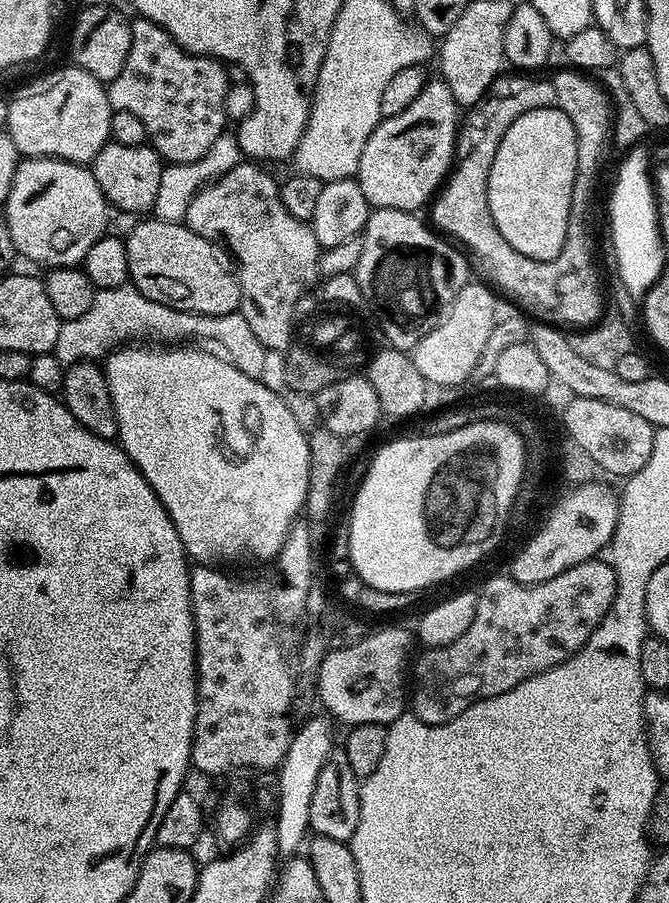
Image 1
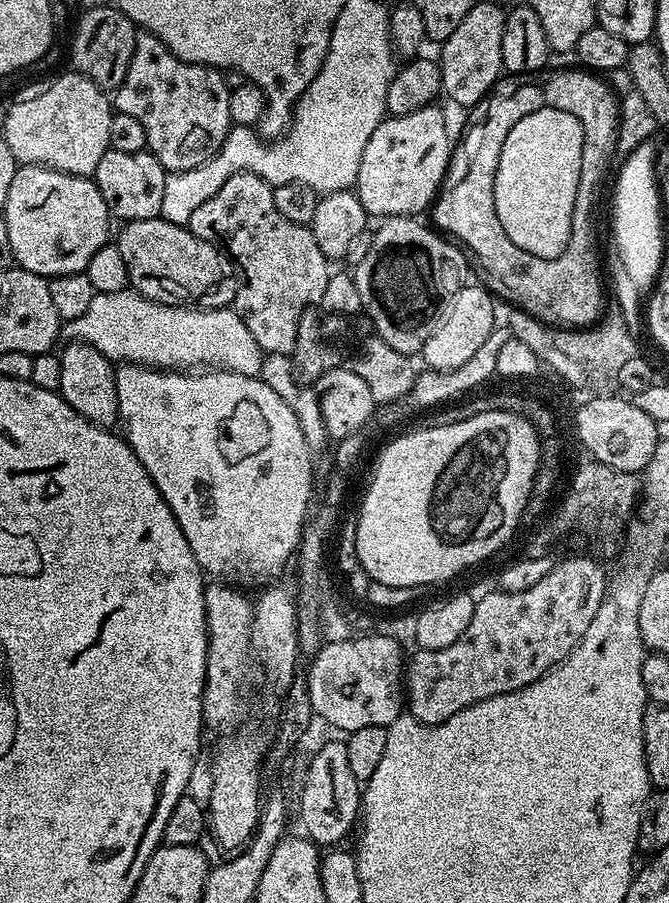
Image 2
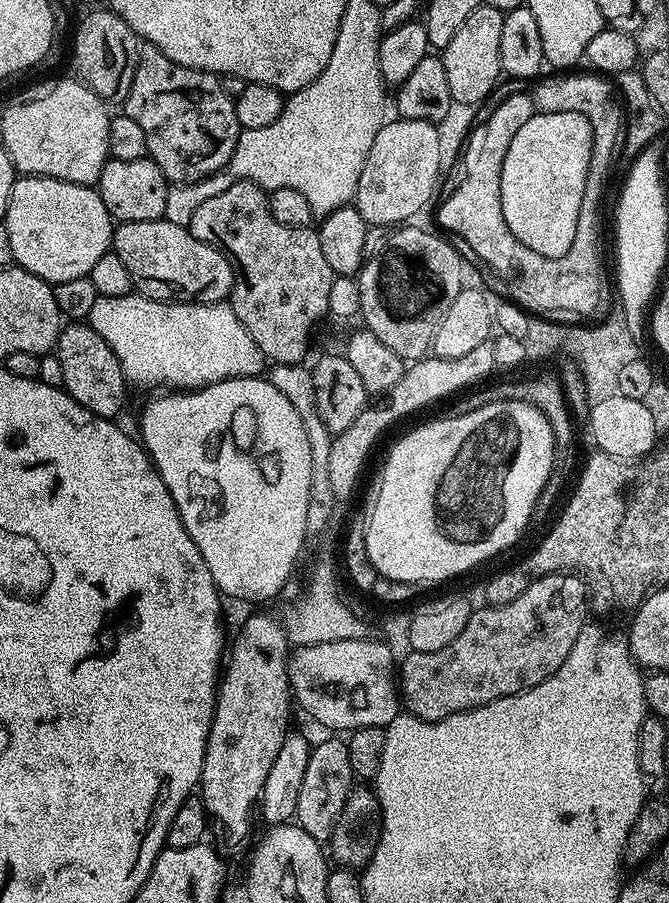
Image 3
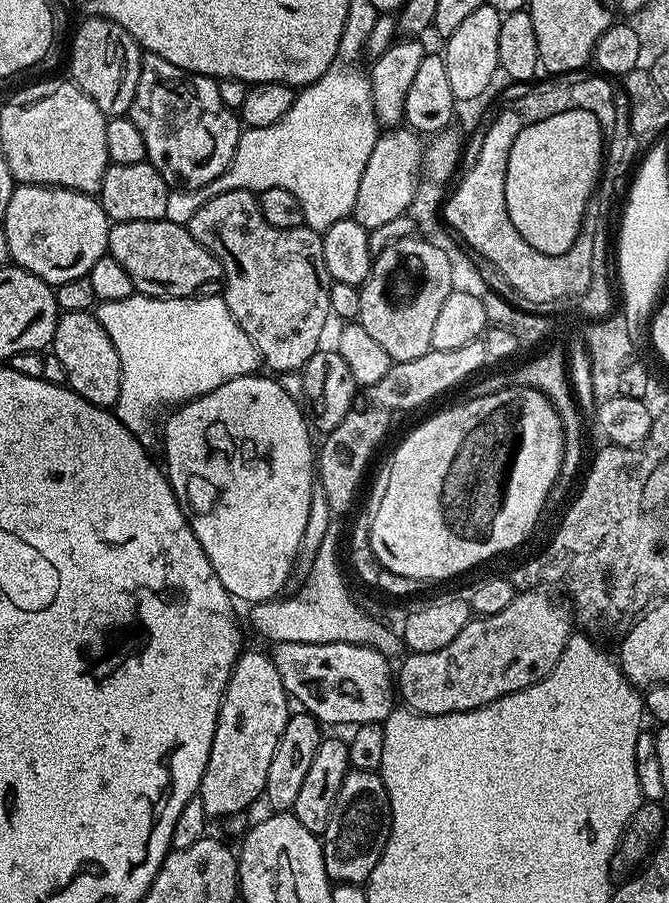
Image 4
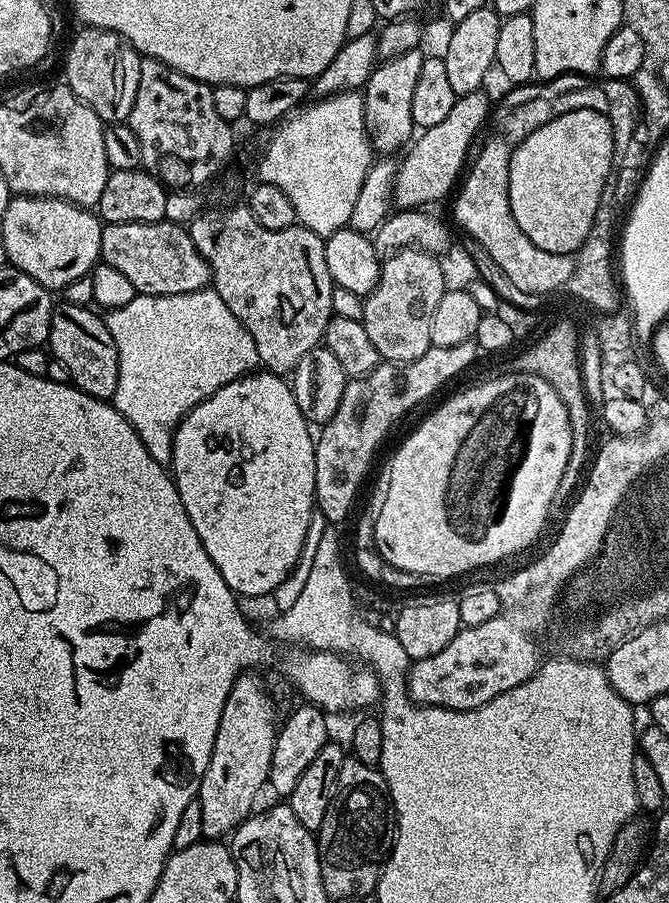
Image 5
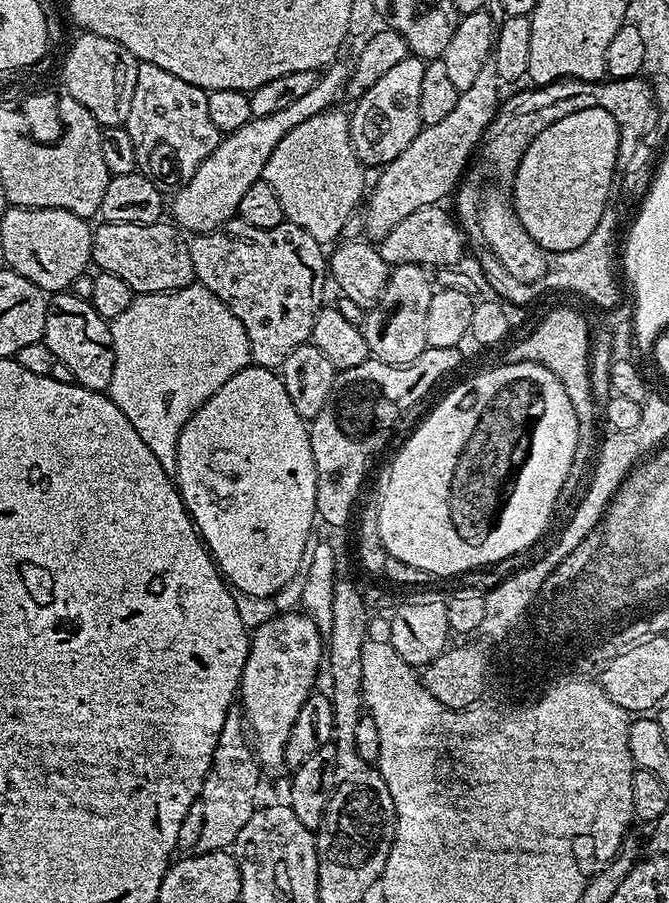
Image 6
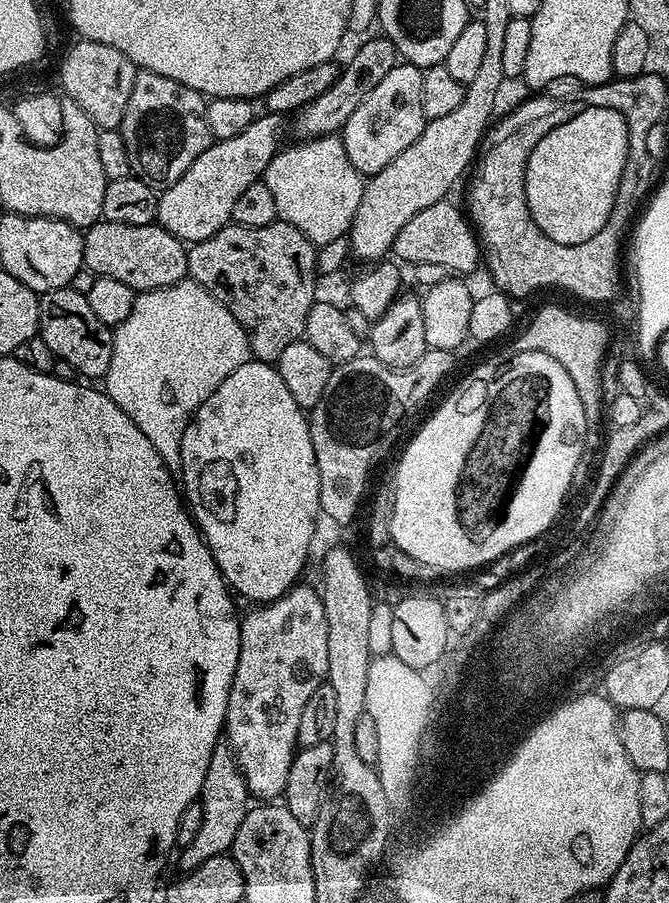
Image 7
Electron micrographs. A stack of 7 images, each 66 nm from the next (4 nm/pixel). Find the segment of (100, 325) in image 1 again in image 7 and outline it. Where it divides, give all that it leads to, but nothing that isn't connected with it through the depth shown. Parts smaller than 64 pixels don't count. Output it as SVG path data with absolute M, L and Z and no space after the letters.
M185 278L174 286L137 295L130 318L113 331L110 370L102 378L102 388L128 415L130 422L146 434L164 465L176 474L182 466L182 434L186 434L192 415L210 394L214 394L214 390L218 390L218 386L222 386L222 382L226 382L226 378L230 378L230 374L234 374L234 370L238 370L238 366L249 359L248 335L238 318L234 318L234 314L230 314L230 310L226 310L226 306L222 306L222 302L218 302L197 280Z

